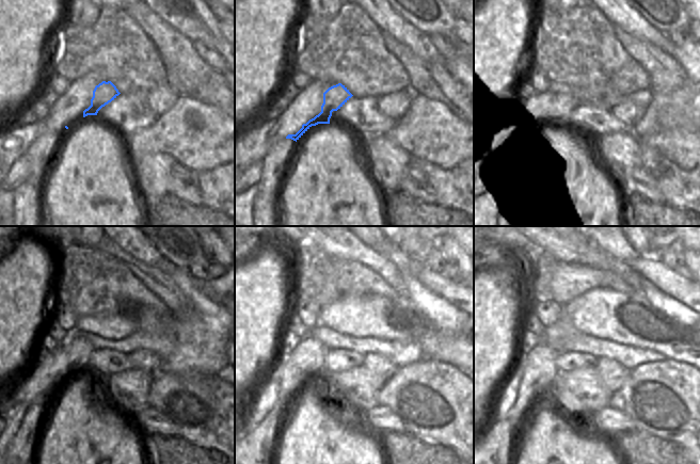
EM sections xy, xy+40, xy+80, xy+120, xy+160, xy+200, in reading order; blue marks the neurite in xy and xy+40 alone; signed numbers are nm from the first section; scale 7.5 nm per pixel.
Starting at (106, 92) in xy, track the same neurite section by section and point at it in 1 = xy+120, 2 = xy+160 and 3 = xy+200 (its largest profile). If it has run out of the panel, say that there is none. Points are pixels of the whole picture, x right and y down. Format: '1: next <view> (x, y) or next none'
1: next xy+120 (72, 356)
2: next xy+160 (307, 357)
3: next xy+200 (541, 370)

